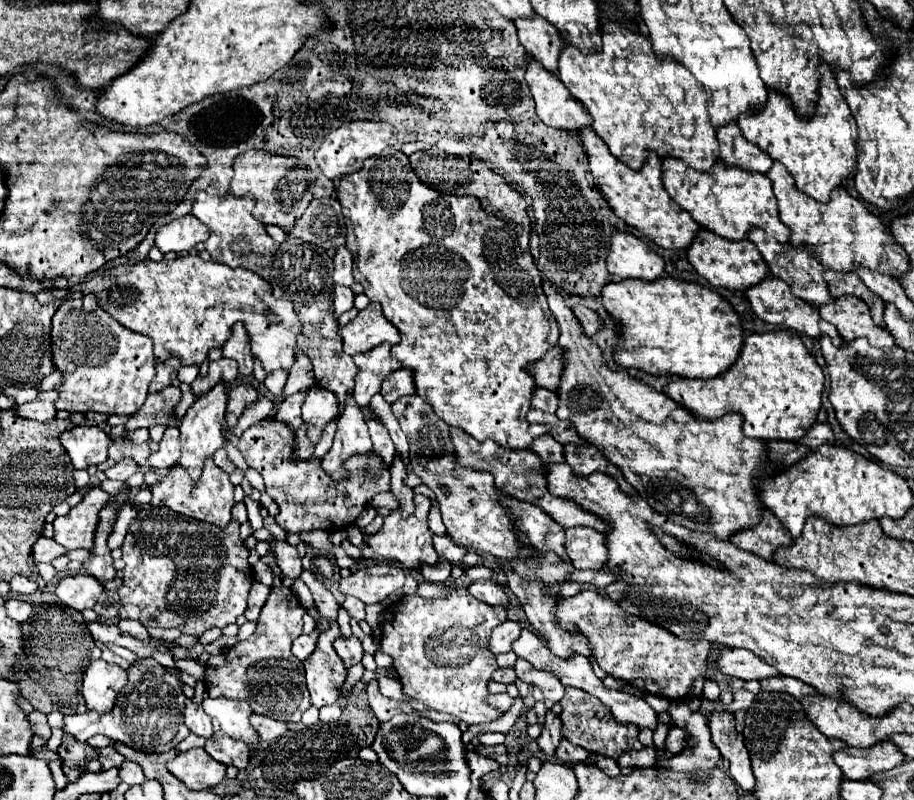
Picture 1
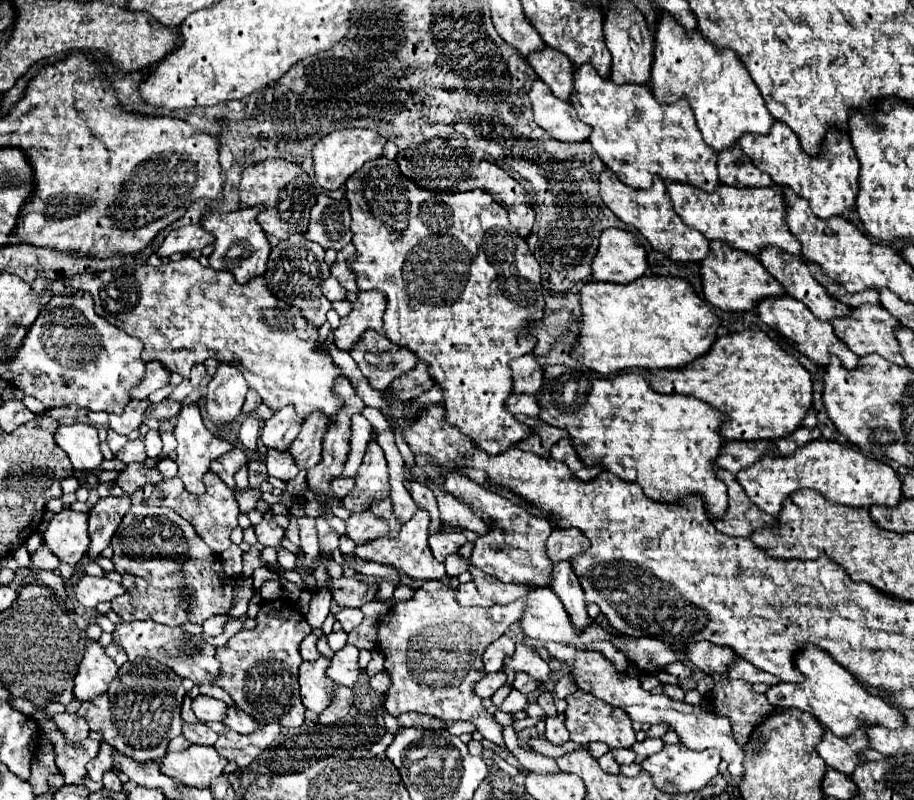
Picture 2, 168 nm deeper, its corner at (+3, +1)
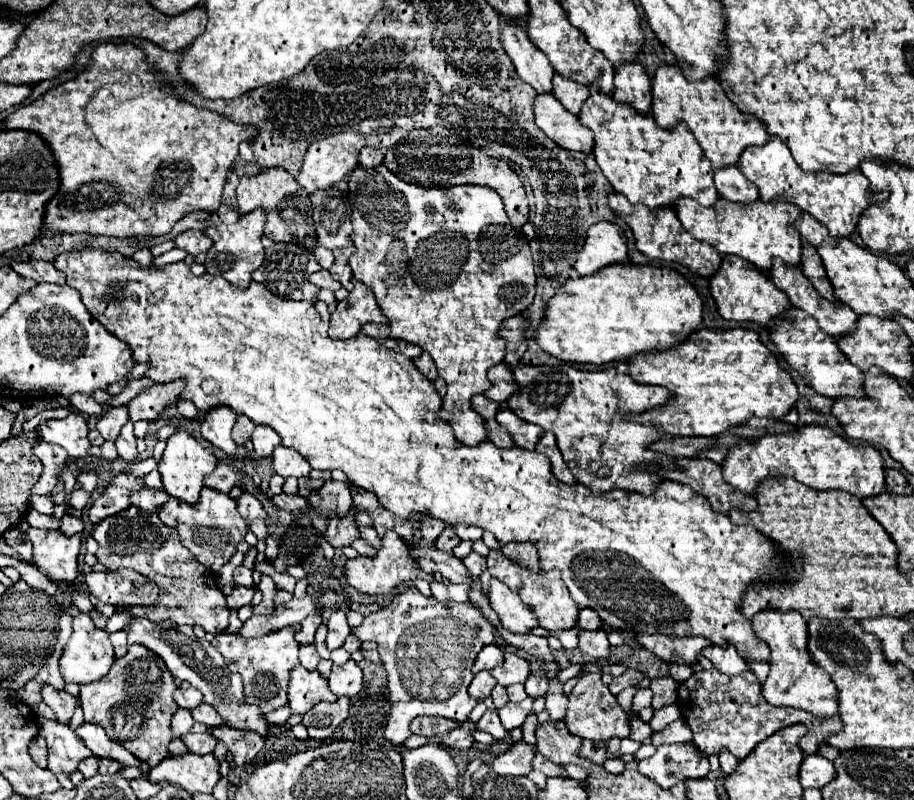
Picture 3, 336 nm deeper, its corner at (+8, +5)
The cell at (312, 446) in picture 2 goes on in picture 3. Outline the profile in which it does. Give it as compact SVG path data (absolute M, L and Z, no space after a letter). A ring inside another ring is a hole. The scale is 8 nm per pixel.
M281 444L273 450L273 466L275 466L275 472L283 478L289 478L289 476L301 478L301 476L309 476L311 472L311 466L307 466L307 460L301 454L295 454L295 450L285 448Z

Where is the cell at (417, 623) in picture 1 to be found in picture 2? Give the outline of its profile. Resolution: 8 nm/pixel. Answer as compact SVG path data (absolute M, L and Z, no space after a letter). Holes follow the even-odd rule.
M424 582L420 590L416 590L412 600L398 602L392 610L382 618L378 628L378 648L386 656L386 670L392 676L392 686L386 692L386 712L398 718L404 712L420 712L420 714L434 714L440 720L466 720L476 724L480 734L494 742L496 746L504 748L502 726L486 712L482 706L482 698L474 692L474 684L486 674L482 666L482 652L498 640L514 622L520 620L524 612L526 600L516 600L506 606L490 606L490 608L462 608L456 600L456 590L446 586L444 582Z

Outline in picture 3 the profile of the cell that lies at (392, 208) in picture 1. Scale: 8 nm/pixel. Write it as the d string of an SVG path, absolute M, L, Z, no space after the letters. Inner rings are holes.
M375 166L371 172L367 172L373 182L357 182L357 186L349 186L349 196L351 196L351 202L353 202L353 208L351 208L351 218L353 218L353 244L355 244L355 252L353 256L349 258L349 266L353 270L353 276L359 280L359 282L365 282L367 286L373 288L375 292L375 298L383 310L383 314L389 318L389 328L391 328L391 338L397 338L397 340L405 340L405 342L411 342L411 344L417 344L421 346L433 360L435 360L435 366L437 366L437 372L439 376L447 382L447 394L443 398L443 418L447 418L453 426L453 432L455 432L455 438L465 444L465 446L477 446L485 440L489 440L487 436L487 424L485 424L485 418L481 414L477 414L471 406L471 398L475 394L483 394L485 390L491 388L491 382L487 378L487 370L493 366L493 364L499 364L503 362L505 358L505 348L507 348L507 340L501 340L499 338L499 328L501 324L515 316L515 314L521 314L529 308L529 304L533 302L535 298L535 272L533 272L533 258L531 258L531 252L529 252L529 242L527 238L523 236L521 230L515 230L503 210L503 202L501 202L501 196L491 190L491 188L485 188L485 186L451 186L451 188L423 188L423 186L415 186L415 184L407 184L403 182L401 178L397 178L387 166Z

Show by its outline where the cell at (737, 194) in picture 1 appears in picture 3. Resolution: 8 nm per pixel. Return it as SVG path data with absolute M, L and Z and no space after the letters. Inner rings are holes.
M679 198L675 202L675 212L683 228L693 234L693 238L711 244L721 254L737 254L759 266L759 270L767 270L773 258L781 258L785 264L799 266L801 236L791 224L799 218L801 210L789 202L755 200L751 204L739 204L719 198L713 206L701 206L693 198Z

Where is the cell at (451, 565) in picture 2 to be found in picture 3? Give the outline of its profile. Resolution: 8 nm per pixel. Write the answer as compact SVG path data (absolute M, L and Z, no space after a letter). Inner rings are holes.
M471 552L469 556L465 556L465 558L463 558L463 564L469 568L469 572L471 572L473 576L479 576L479 574L485 570L485 558L479 556L477 552Z

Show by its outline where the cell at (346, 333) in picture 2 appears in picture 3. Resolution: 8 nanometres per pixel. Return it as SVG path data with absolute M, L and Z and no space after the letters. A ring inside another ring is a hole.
M353 280L353 284L355 288L349 292L347 300L339 302L331 314L329 330L333 338L351 338L367 322L387 324L387 316L383 316L373 290L359 280Z

